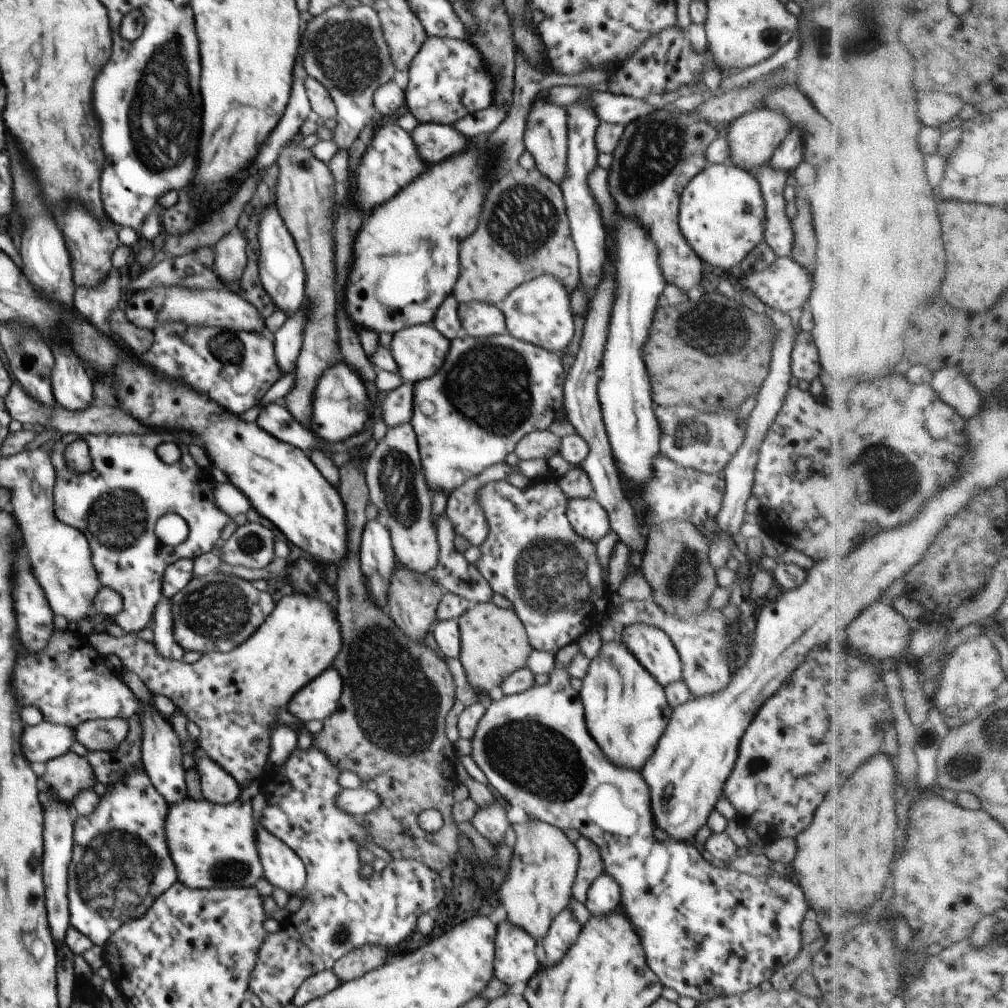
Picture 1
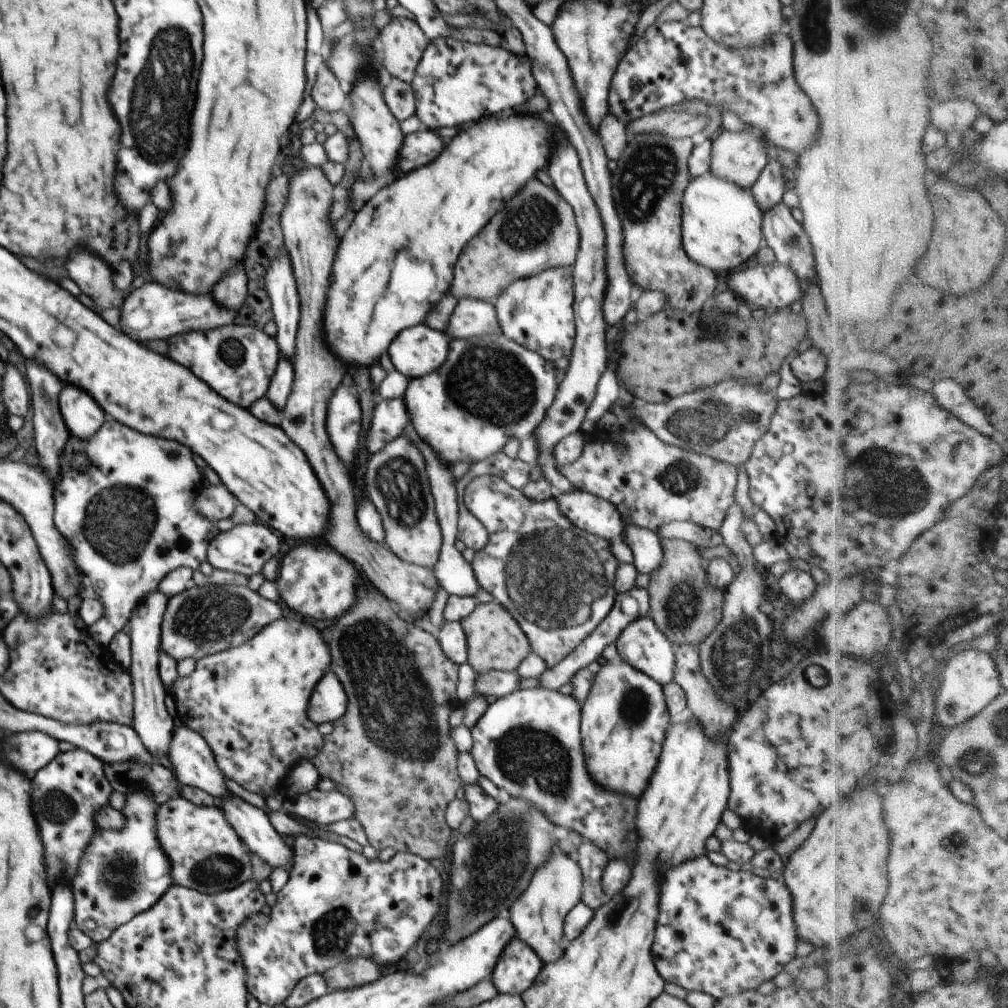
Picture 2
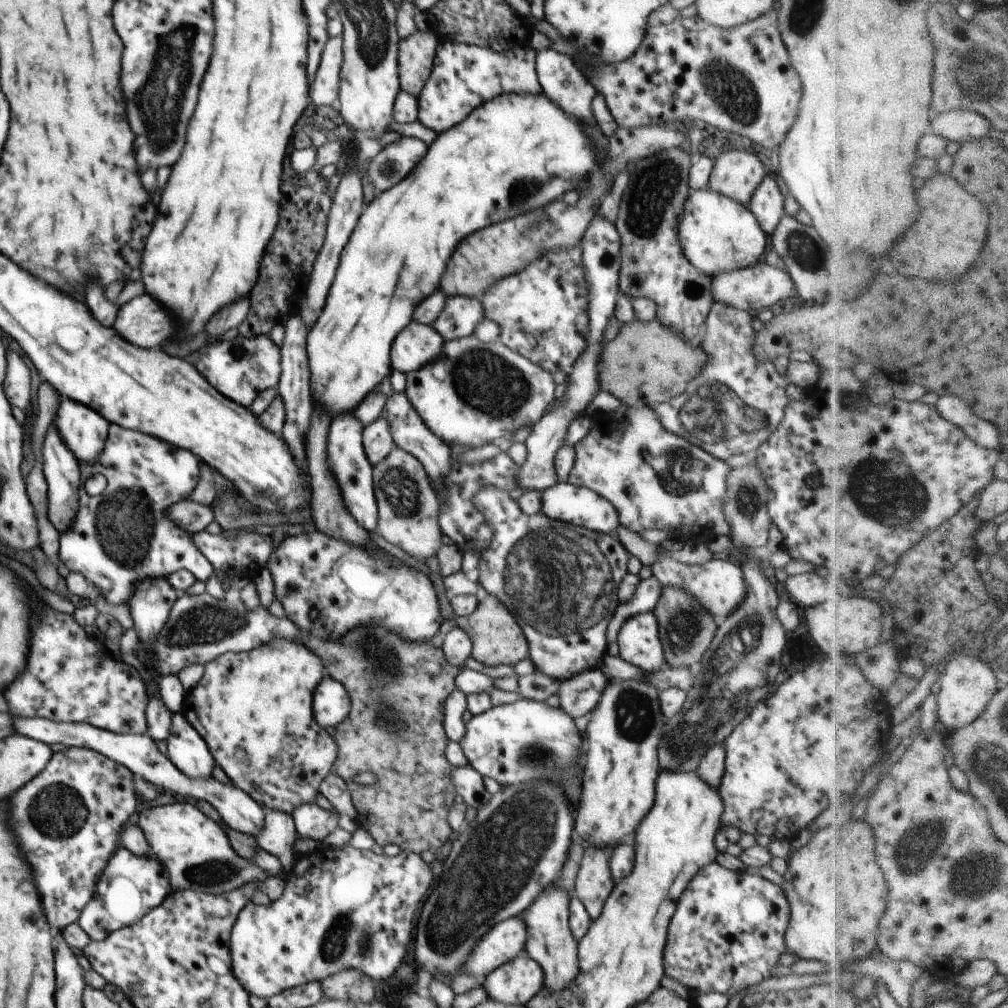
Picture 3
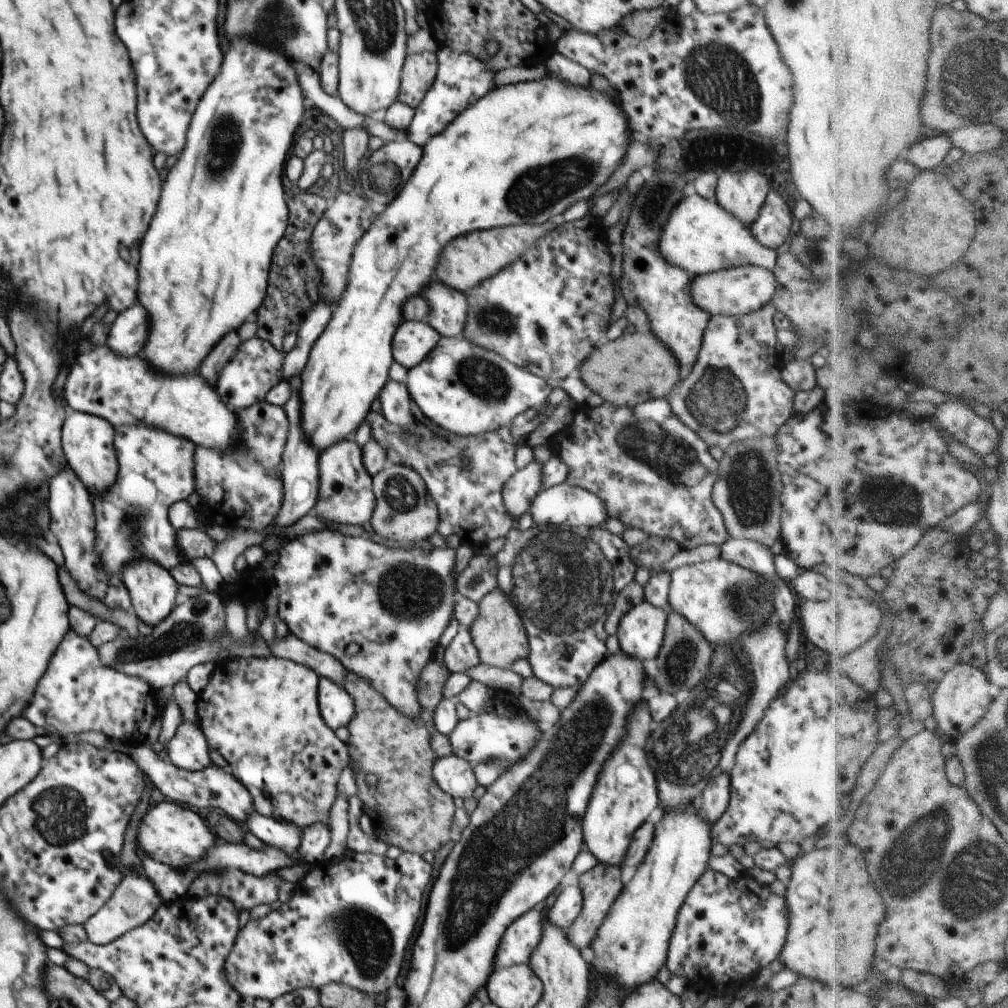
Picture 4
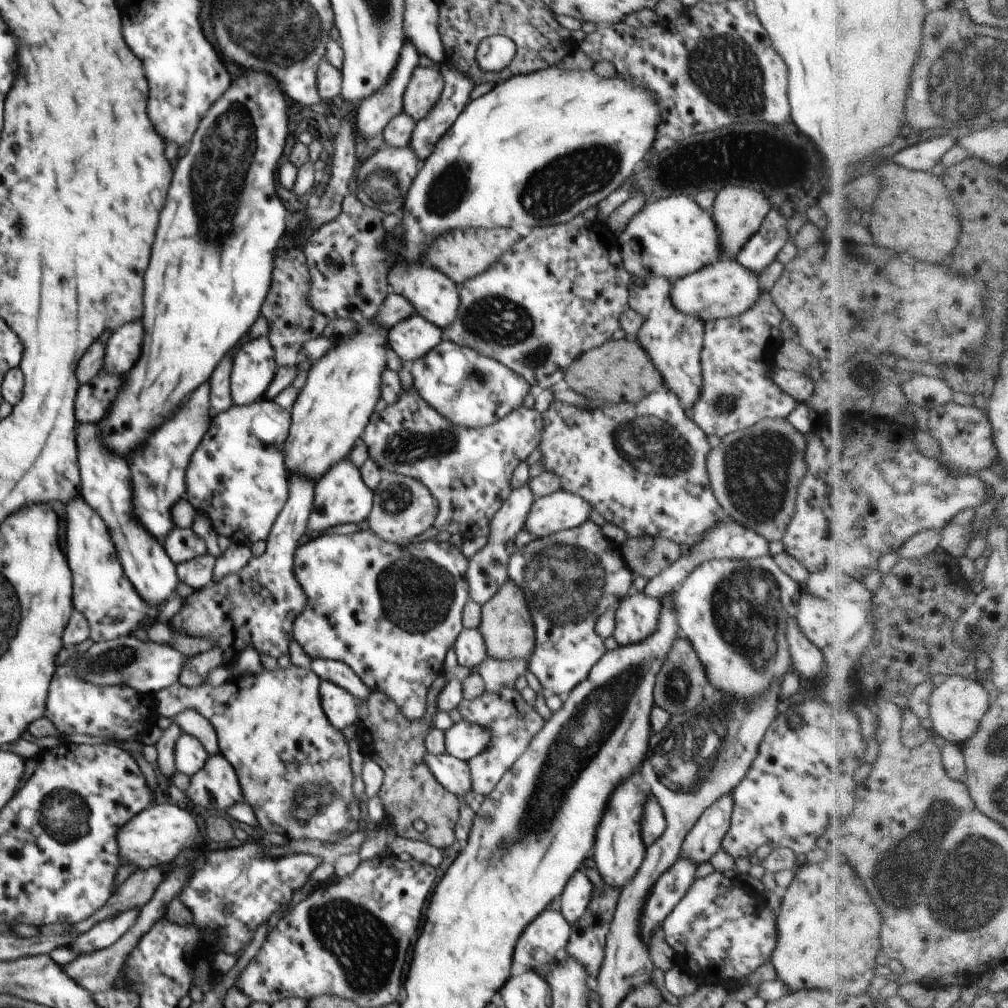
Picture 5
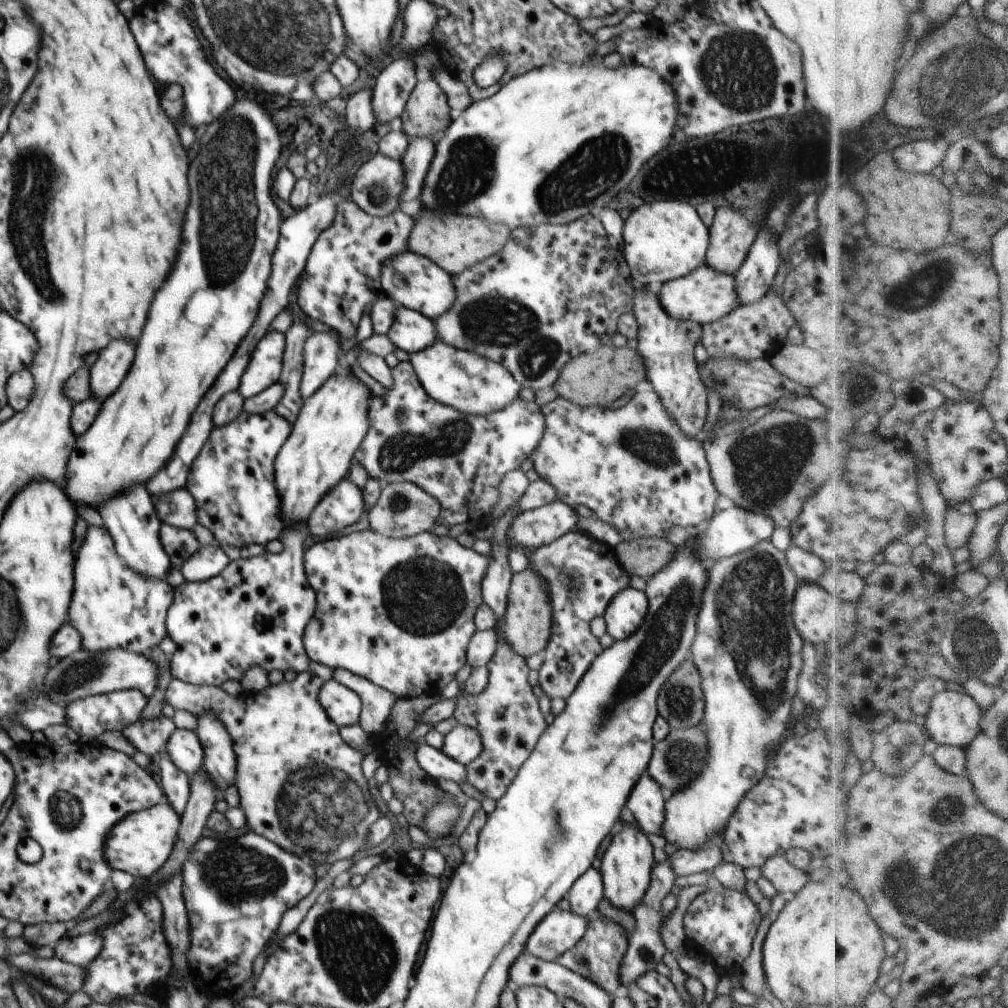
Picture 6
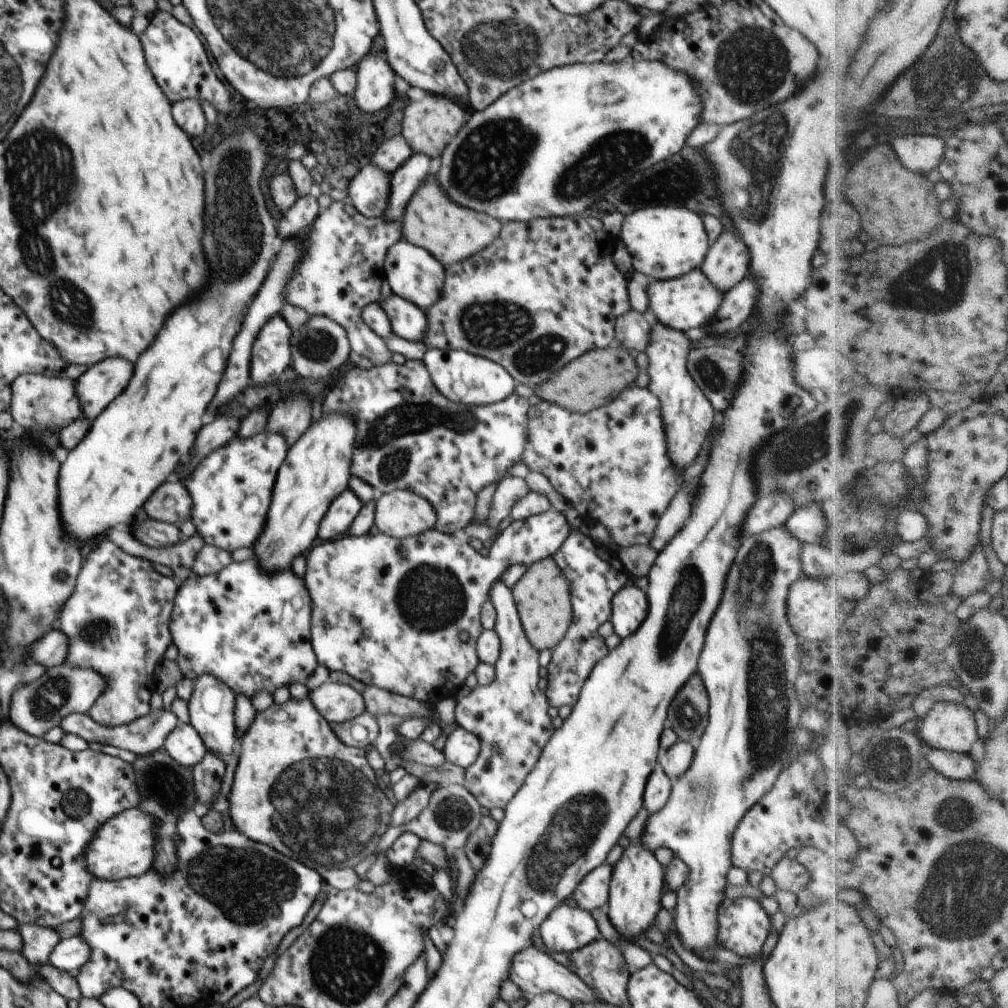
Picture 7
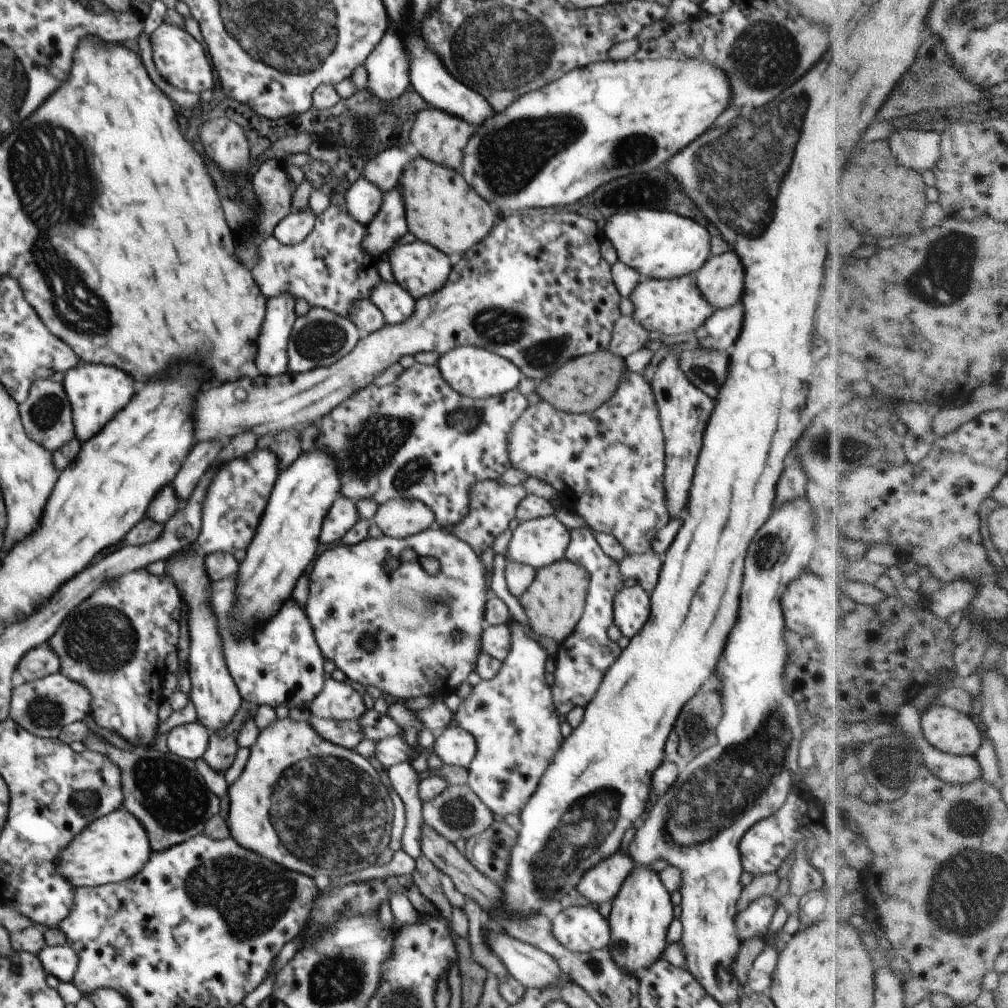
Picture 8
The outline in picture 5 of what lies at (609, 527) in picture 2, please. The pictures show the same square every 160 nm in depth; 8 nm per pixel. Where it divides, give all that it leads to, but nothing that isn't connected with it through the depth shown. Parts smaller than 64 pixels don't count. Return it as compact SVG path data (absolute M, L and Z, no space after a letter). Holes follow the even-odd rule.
M561 488L534 501L523 529L539 539L588 522L591 510L583 498Z

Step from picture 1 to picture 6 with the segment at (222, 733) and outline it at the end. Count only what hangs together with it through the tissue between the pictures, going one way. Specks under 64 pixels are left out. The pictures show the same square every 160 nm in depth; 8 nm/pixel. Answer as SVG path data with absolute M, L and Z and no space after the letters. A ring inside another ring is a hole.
M308 670L298 673L292 682L283 680L277 686L270 684L262 692L244 691L239 697L231 697L222 687L172 679L164 701L174 710L187 710L195 717L212 711L226 725L237 758L234 785L239 792L239 807L244 811L253 833L264 836L300 858L308 854L316 864L326 862L332 866L334 862L352 857L366 848L366 834L379 819L379 811L363 773L364 754L342 740L339 726L330 720L319 703L318 693L322 685L322 679Z

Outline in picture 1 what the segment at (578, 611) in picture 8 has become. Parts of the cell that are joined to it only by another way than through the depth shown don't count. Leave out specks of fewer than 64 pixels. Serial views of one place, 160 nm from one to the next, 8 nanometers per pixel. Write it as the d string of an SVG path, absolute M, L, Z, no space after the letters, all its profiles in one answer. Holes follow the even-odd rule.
M492 601L473 604L457 619L461 650L459 659L469 684L483 694L502 684L512 672L525 668L533 652L522 622L512 609L502 609Z

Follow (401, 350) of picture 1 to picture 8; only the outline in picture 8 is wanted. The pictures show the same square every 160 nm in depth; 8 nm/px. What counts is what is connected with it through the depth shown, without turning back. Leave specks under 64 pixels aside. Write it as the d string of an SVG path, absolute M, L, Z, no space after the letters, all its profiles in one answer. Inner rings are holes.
M381 279L368 299L382 311L385 321L391 325L406 322L415 309L415 298L396 281L391 283Z

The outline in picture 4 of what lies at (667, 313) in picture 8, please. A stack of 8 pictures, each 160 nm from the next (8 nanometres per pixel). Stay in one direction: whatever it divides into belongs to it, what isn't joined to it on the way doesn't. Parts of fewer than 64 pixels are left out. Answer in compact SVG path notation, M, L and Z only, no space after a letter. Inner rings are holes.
M754 265L731 267L726 270L699 275L692 279L690 294L694 304L708 312L726 316L745 316L771 302L776 294L776 278L772 271Z

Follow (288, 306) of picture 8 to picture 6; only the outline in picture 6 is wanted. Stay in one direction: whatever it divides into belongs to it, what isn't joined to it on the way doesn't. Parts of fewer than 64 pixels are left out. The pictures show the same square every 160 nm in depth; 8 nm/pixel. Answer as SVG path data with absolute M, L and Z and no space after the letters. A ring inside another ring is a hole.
M274 329L258 341L238 388L244 398L256 396L278 382L283 367L284 349L285 334Z

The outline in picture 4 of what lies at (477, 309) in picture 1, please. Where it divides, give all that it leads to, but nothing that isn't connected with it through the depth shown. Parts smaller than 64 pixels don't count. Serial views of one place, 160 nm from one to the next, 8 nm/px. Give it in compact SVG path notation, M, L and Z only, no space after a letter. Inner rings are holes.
M434 279L421 294L430 308L427 324L440 337L458 337L463 333L470 314L470 304L464 293Z

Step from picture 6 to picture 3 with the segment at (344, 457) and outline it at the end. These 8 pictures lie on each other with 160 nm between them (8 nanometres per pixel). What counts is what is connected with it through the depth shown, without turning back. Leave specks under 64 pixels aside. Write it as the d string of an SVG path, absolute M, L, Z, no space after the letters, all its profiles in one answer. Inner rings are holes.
M514 92L514 94L497 96L475 108L466 120L456 123L453 127L442 132L442 134L438 133L436 140L430 144L426 155L414 168L414 172L410 172L410 176L404 178L398 186L390 188L388 192L384 192L384 194L380 194L378 198L372 200L372 204L360 216L360 220L358 220L348 244L342 250L335 280L329 289L326 305L322 308L318 320L309 328L307 336L306 351L314 405L318 406L318 408L324 406L324 411L332 416L332 420L339 415L353 413L354 408L358 407L369 393L376 391L382 380L391 373L390 346L392 346L392 342L413 321L412 314L416 306L440 289L442 272L446 270L448 258L459 246L458 242L464 240L468 234L472 234L476 230L482 230L484 226L490 226L494 222L502 222L506 218L514 218L514 216L520 216L520 214L524 215L528 212L544 209L557 199L560 200L566 192L575 190L584 180L588 179L593 170L598 168L598 164L597 152L593 147L593 140L589 135L587 126L582 124L576 116L566 114L558 104L550 102L550 98L546 94L518 94Z

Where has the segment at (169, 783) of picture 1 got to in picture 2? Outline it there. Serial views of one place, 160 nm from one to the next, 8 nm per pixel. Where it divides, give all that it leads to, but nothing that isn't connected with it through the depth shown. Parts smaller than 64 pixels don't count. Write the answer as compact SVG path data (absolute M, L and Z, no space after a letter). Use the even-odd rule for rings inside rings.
M158 589L146 600L134 608L130 618L131 666L129 674L133 685L133 724L132 728L140 736L140 742L152 754L157 762L163 756L169 756L170 742L174 734L173 718L165 706L166 695L164 684L159 676L159 660L161 650L161 625L168 598Z

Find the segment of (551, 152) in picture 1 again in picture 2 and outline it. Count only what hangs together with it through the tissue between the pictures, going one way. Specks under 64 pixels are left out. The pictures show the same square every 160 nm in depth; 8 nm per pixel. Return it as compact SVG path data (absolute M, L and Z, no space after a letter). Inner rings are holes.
M558 134L558 144L554 144L554 156L548 162L546 168L548 176L553 182L555 190L572 206L576 226L580 232L579 250L575 264L572 266L574 304L572 304L576 335L573 350L570 357L570 366L566 370L566 376L557 388L554 403L546 412L546 418L533 433L538 442L538 462L542 475L556 493L566 493L576 490L558 470L554 464L554 446L570 434L581 432L581 425L584 422L586 412L590 408L594 396L596 396L596 386L598 380L602 378L606 364L608 364L608 352L606 352L606 330L609 324L604 320L602 314L602 304L604 304L604 294L606 293L606 234L604 234L604 224L600 220L598 206L594 204L590 192L586 186L580 160L577 151L570 146L564 134Z

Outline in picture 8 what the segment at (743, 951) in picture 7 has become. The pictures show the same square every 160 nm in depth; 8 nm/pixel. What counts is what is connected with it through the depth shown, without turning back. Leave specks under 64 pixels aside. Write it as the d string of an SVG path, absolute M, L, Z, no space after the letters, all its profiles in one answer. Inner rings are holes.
M772 895L757 898L744 912L737 913L735 925L740 942L754 937L765 938L779 901Z

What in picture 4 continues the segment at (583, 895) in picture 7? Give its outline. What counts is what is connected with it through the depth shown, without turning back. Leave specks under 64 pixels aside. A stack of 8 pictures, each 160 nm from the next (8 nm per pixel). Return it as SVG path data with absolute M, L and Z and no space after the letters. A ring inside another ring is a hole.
M566 886L547 912L547 918L555 927L565 931L580 914L582 905L583 896L579 886Z

